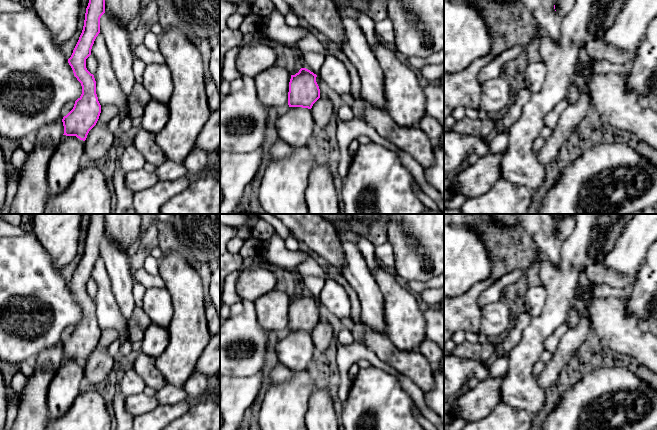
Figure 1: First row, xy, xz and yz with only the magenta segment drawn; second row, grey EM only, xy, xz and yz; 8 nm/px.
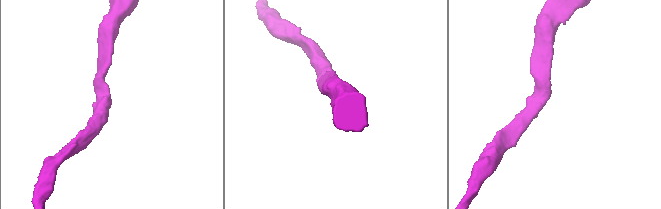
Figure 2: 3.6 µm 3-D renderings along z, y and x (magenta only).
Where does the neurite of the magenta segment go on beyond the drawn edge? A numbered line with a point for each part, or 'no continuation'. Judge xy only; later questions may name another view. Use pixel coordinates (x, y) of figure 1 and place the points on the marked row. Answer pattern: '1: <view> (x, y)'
1: xy (99, 141)

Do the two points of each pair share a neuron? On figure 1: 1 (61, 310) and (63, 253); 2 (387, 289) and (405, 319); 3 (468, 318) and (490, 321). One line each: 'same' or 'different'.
1: different
2: same
3: different

